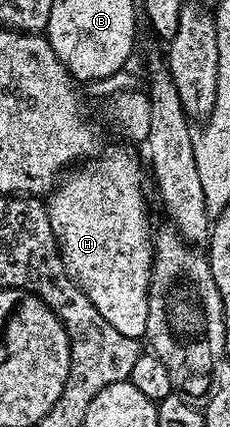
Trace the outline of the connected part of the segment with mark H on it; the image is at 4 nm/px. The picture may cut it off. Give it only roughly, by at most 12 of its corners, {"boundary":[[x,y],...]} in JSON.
{"boundary":[[144,164],[71,167],[46,213],[66,273],[141,341],[154,265]]}

